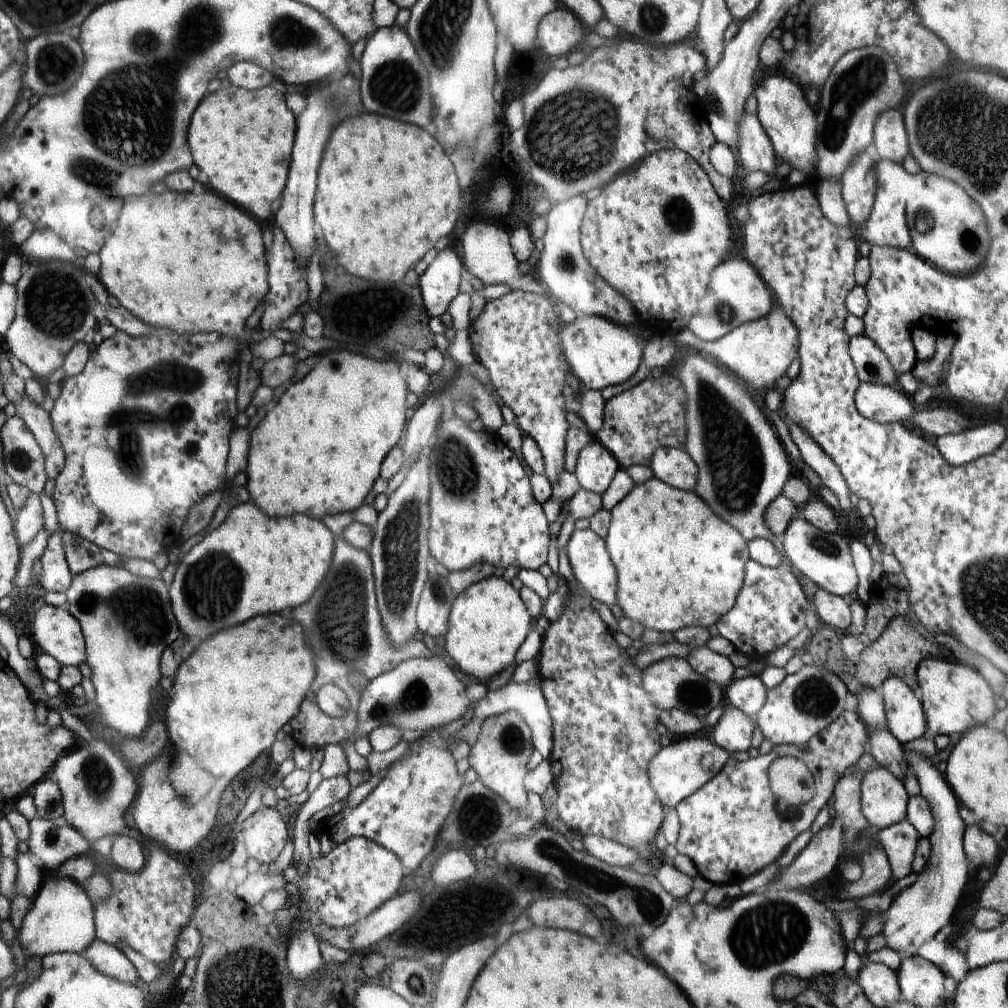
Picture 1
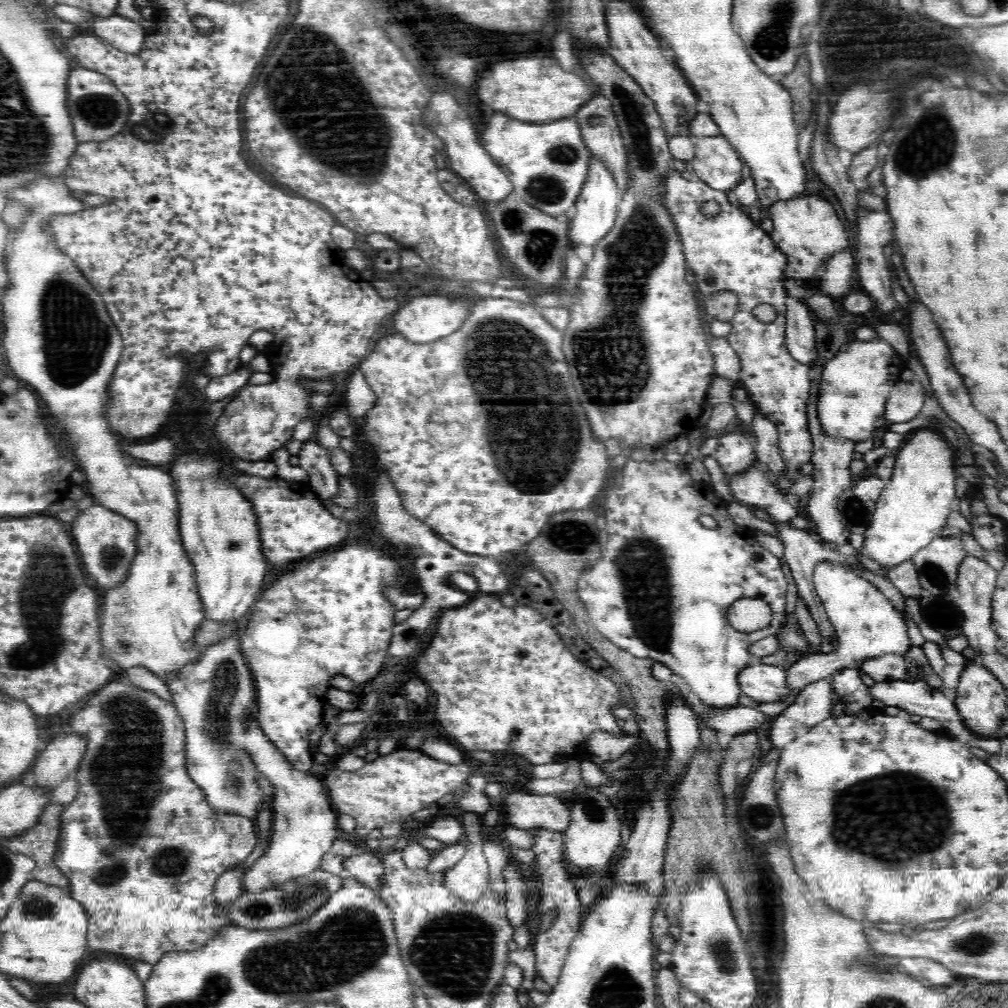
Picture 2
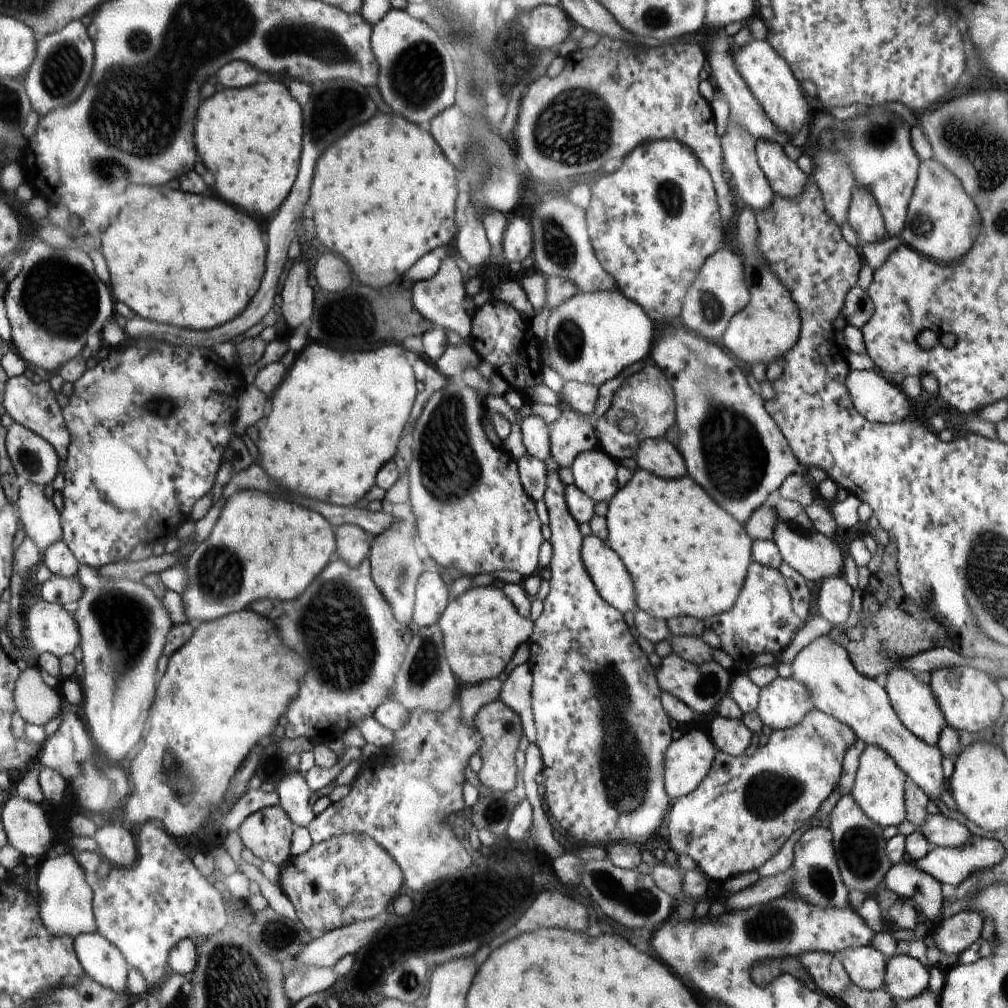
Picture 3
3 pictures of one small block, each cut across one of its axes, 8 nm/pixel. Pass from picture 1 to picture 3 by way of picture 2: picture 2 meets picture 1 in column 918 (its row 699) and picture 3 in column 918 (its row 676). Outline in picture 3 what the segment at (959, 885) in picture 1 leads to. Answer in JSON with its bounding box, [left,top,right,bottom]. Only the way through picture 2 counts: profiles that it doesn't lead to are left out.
[791,634,942,800]

